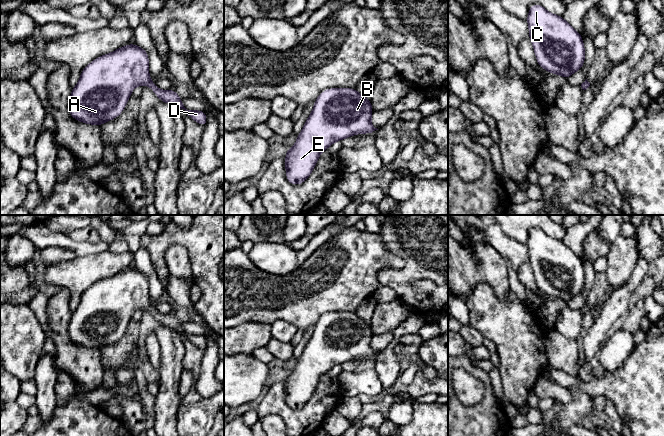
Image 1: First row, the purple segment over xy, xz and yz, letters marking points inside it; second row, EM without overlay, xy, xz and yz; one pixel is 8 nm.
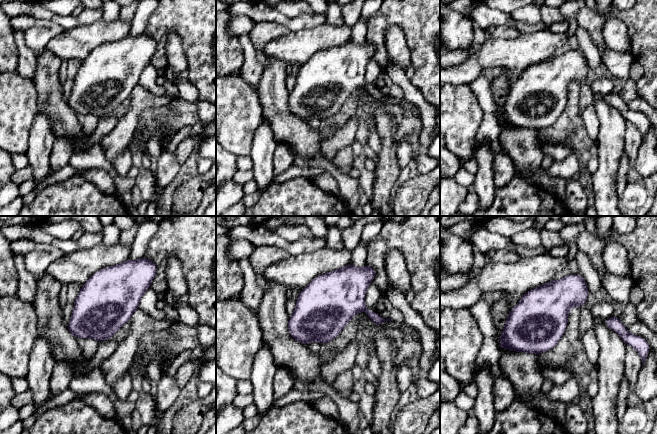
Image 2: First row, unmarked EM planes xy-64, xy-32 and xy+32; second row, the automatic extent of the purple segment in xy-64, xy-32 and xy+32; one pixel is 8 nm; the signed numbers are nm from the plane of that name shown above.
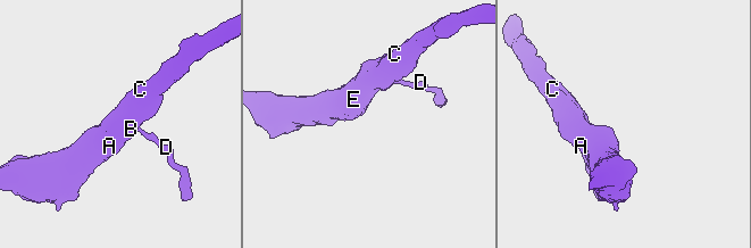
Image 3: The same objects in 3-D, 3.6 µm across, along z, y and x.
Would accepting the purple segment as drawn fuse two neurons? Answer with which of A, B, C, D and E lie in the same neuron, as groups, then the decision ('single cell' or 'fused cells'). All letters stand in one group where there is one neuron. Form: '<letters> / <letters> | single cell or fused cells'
A B C D E | single cell

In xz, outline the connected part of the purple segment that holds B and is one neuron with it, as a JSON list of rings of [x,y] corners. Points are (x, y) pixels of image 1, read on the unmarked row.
[[[328,312],[321,316],[302,355],[297,359],[296,367],[284,379],[287,405],[292,409],[301,409],[311,399],[320,378],[334,366],[378,354],[371,347],[372,336],[371,324],[354,312]]]

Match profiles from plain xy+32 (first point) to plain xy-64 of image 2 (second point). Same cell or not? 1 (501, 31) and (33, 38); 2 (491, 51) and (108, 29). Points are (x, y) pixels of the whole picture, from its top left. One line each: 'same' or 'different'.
1: same
2: same

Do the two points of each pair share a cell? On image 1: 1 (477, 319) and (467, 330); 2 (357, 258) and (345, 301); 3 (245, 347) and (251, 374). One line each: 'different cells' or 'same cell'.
1: different cells
2: same cell
3: different cells

